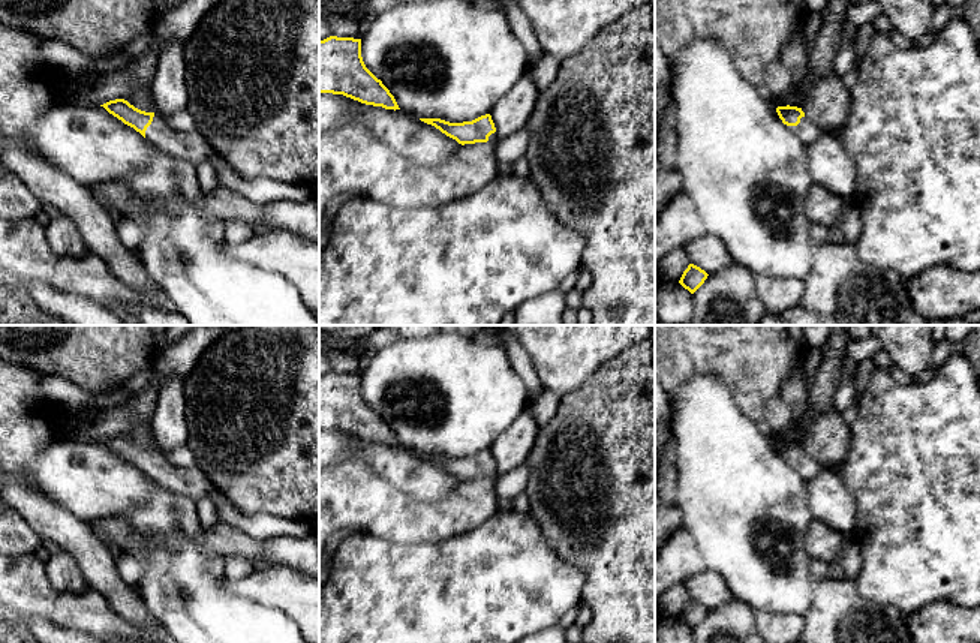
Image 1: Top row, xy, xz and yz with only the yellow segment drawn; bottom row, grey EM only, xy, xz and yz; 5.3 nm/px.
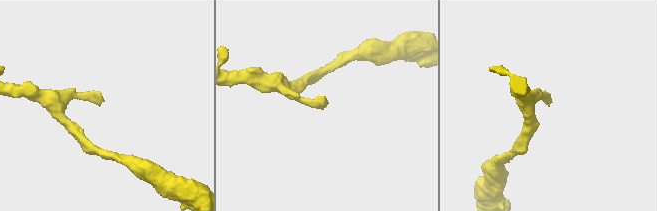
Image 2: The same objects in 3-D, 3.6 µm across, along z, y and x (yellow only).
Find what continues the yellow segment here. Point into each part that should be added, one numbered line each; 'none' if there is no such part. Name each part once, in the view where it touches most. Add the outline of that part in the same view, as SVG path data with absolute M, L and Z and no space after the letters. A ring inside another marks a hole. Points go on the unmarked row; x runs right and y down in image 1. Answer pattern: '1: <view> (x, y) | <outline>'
1: xy (192, 483) | M154 450L151 460L145 466L145 475L175 495L192 501L208 496L214 487L196 465L190 468L172 465L160 450Z

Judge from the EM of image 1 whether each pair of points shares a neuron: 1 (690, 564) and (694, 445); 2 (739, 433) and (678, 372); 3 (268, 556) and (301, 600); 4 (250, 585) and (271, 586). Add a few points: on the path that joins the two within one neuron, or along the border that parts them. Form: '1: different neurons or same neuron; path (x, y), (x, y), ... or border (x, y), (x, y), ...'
1: different neurons; border (682, 525), (708, 568)
2: different neurons; border (721, 379), (712, 375), (693, 375), (678, 385)
3: different neurons; border (256, 567), (288, 565), (303, 574)
4: same neuron; path (255, 586), (267, 586)

